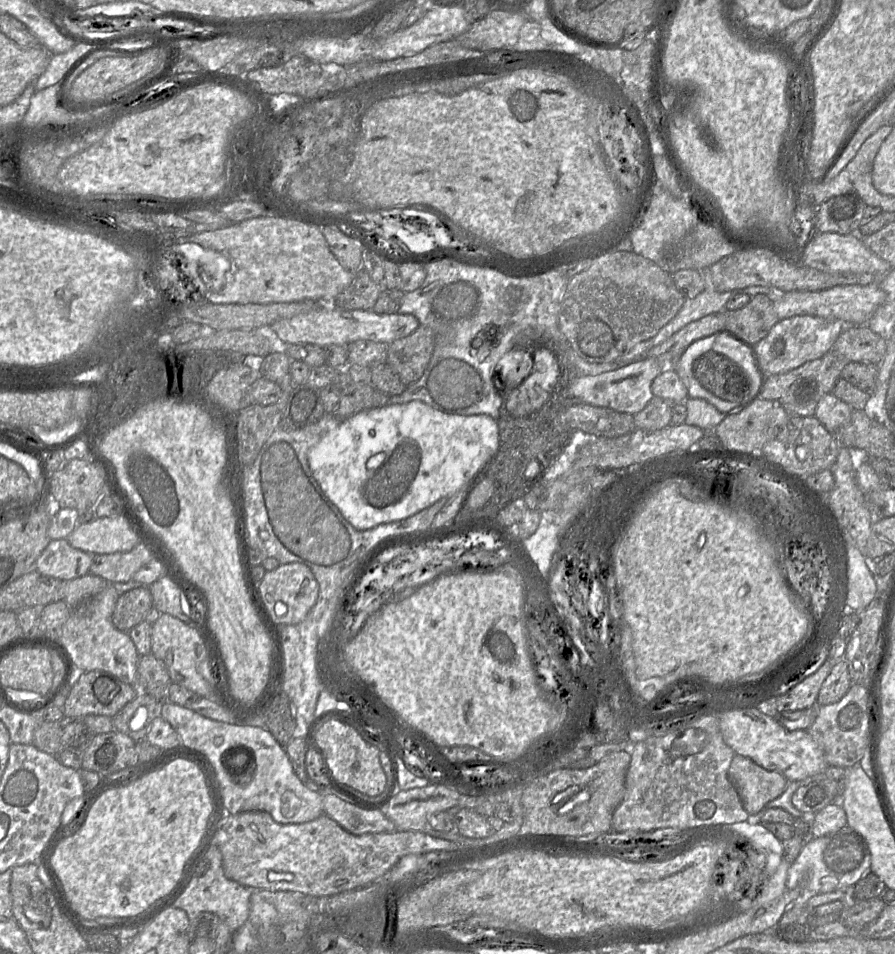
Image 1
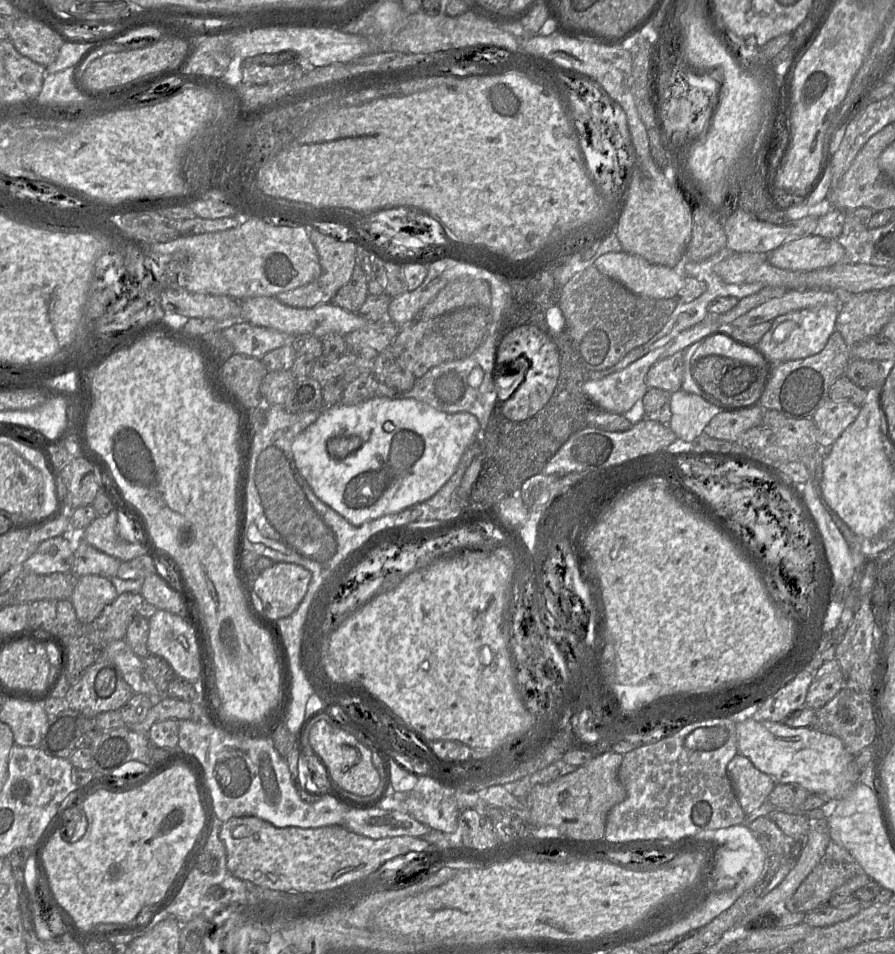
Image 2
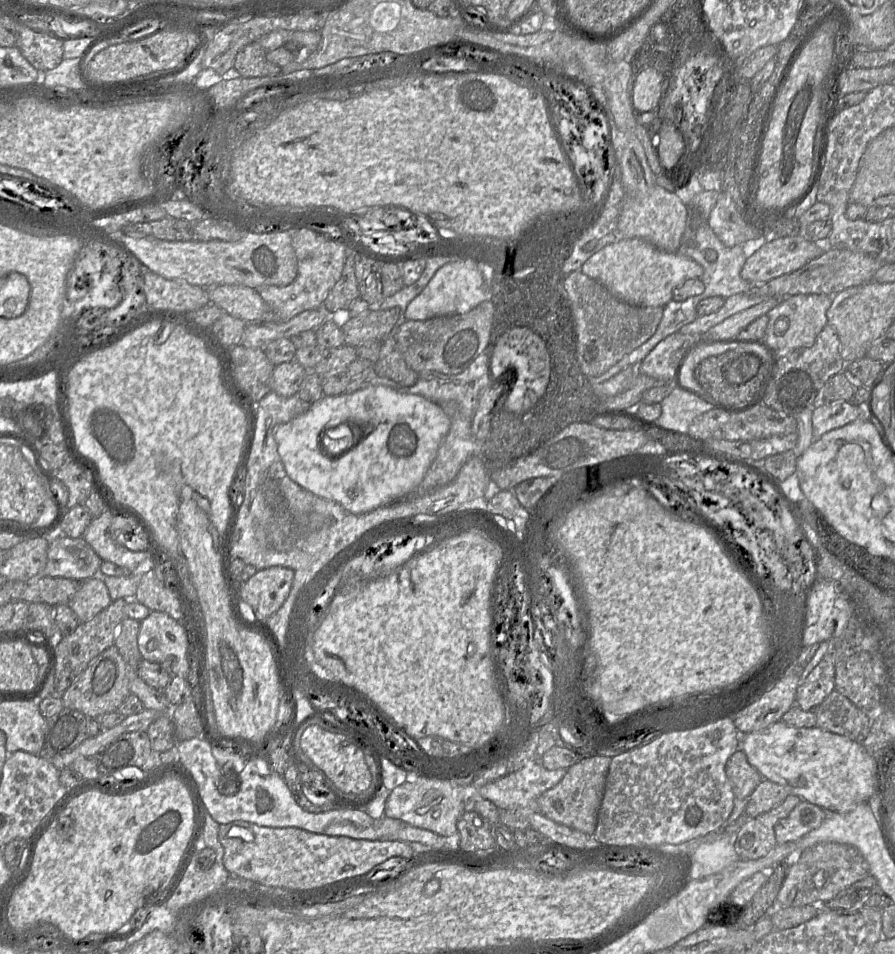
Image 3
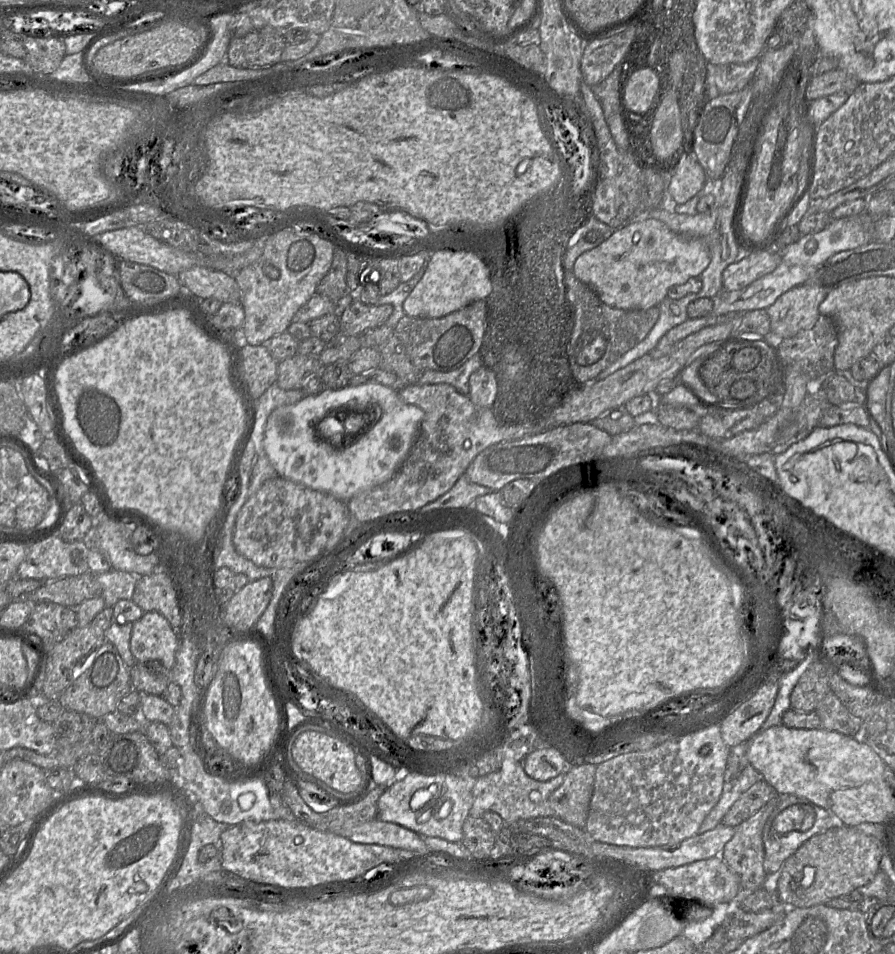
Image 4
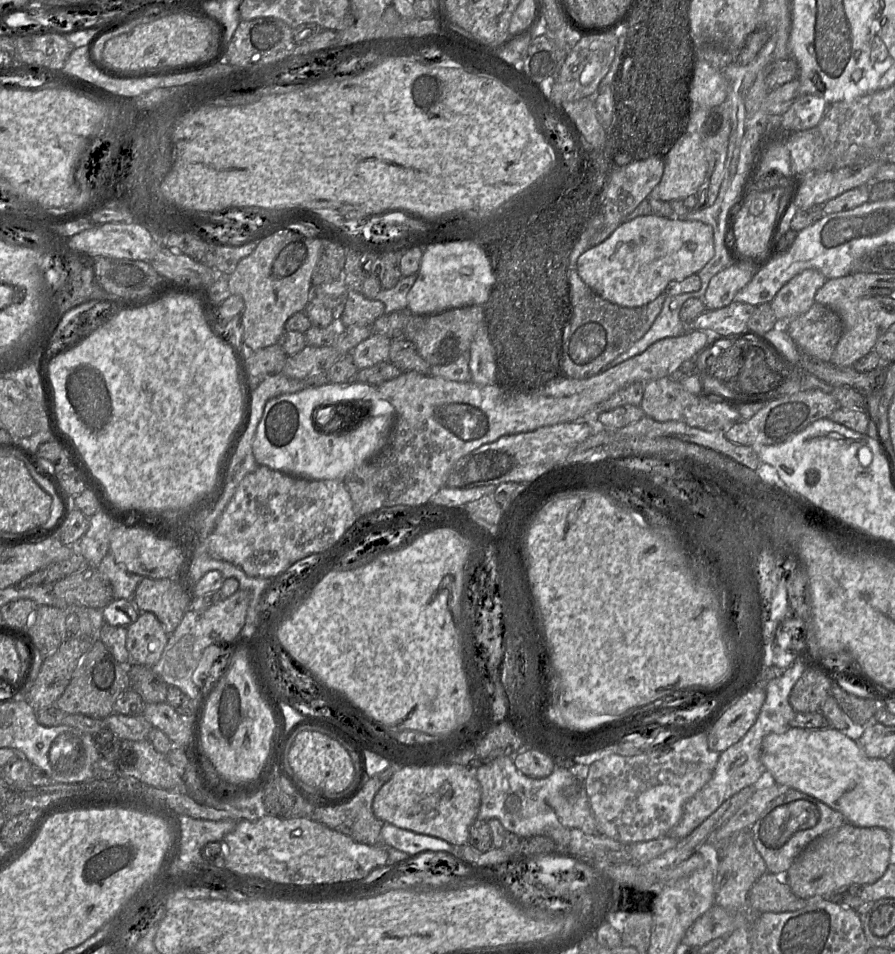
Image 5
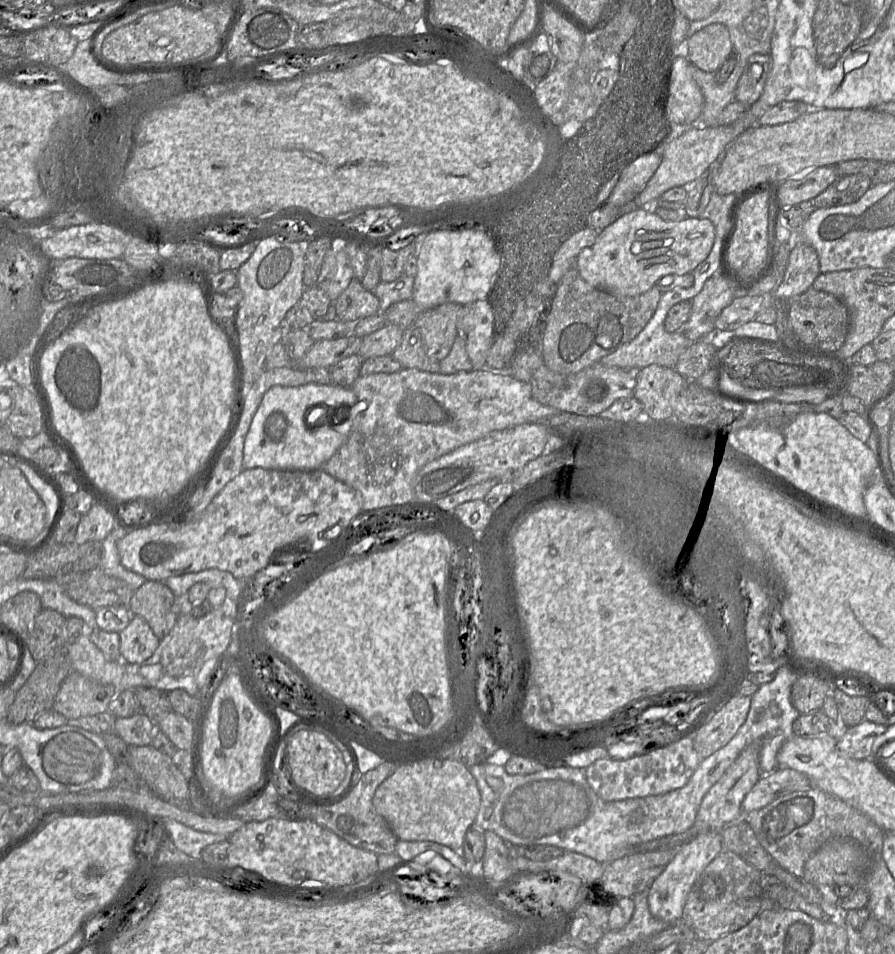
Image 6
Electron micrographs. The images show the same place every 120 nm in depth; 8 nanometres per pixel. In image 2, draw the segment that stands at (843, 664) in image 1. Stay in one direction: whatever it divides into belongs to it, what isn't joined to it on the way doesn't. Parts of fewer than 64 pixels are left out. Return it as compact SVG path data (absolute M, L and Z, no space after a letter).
M836 658L825 662L817 671L809 687L805 706L819 710L844 687L841 666Z

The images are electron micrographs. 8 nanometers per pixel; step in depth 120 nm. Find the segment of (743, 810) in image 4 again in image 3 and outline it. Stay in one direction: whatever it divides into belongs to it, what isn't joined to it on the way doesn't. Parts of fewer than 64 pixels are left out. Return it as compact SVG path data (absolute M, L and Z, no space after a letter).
M763 779L747 799L745 814L749 818L755 818L777 807L788 795L784 786Z

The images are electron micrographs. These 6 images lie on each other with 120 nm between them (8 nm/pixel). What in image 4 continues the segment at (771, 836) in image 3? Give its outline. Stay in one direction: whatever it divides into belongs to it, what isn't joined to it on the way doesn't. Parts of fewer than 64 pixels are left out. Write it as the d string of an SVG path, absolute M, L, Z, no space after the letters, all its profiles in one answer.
M778 795L772 797L750 818L736 828L720 857L740 879L741 896L751 893L764 885L764 825L778 804Z

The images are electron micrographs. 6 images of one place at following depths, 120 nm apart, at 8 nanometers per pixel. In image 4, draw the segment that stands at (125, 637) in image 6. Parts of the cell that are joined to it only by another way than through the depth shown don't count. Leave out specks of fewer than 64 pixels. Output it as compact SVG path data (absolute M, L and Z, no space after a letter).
M148 611L133 623L130 649L137 662L160 661L171 670L179 646L180 634L156 611Z

